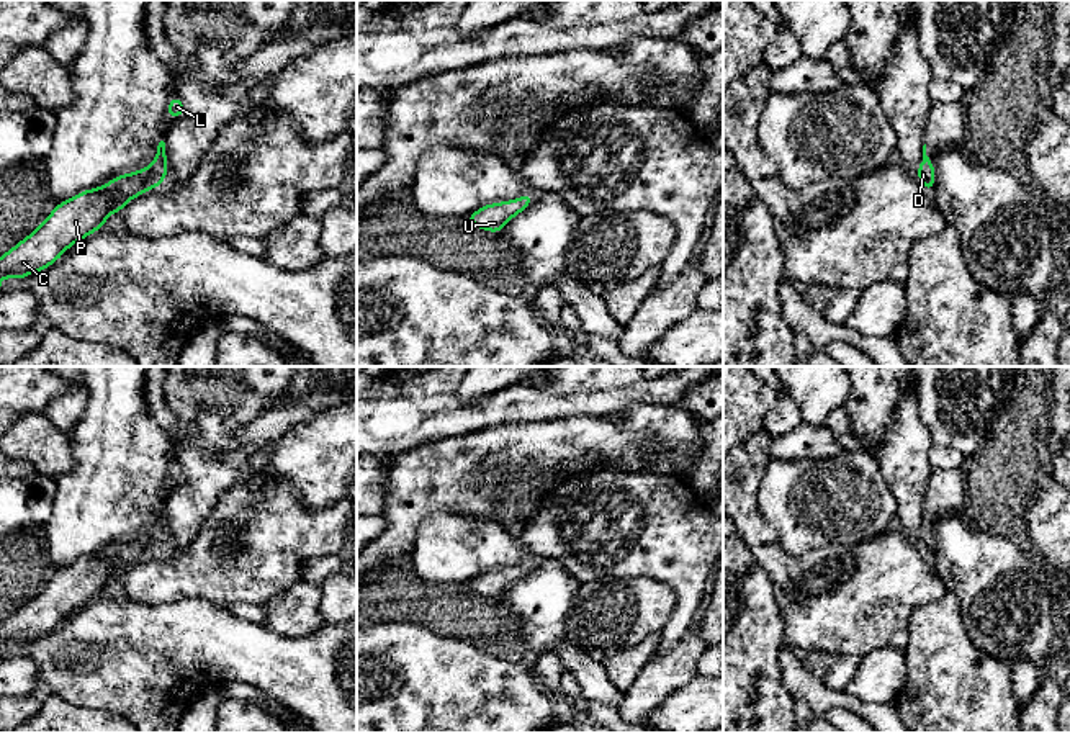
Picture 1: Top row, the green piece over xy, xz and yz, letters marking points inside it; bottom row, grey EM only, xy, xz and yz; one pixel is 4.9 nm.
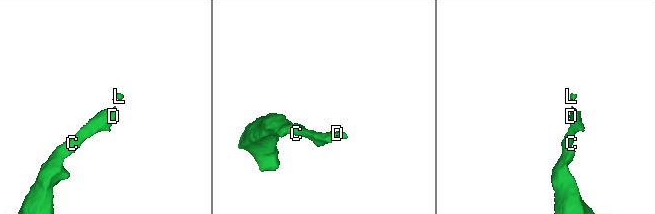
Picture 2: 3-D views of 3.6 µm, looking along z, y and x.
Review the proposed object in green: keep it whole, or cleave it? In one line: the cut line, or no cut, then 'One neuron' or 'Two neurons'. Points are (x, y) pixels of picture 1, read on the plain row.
No split. One neuron

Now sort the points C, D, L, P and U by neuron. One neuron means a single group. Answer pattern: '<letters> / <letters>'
C D L P U

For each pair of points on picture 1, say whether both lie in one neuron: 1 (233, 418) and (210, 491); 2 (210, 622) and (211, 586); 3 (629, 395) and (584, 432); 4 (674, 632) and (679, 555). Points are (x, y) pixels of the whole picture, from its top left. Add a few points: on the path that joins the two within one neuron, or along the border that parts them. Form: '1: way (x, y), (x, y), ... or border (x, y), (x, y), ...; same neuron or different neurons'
1: way (215, 436), (210, 440), (210, 473); same neuron
2: border (172, 602), (205, 599), (228, 607); different neurons
3: border (609, 414), (563, 418); different neurons
4: way (686, 612), (686, 575); same neuron

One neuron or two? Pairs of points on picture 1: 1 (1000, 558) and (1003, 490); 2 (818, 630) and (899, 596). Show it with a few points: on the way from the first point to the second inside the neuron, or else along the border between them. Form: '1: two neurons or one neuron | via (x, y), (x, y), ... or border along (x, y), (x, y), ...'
1: two neurons | border along (966, 521), (972, 527), (1002, 534), (1025, 548)
2: one neuron | via (838, 611), (848, 601), (859, 596), (879, 596)

